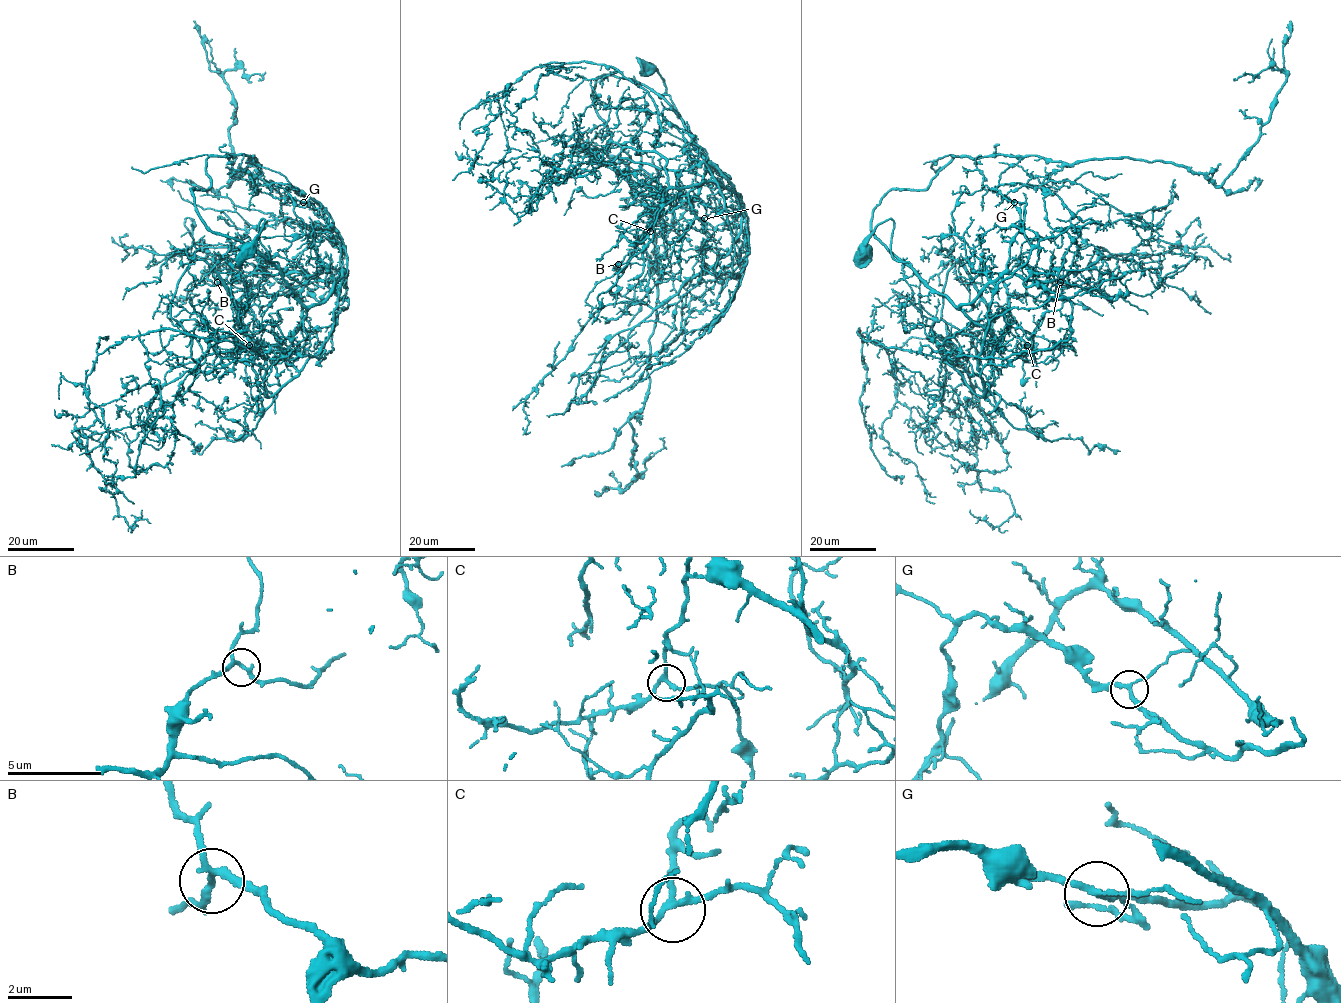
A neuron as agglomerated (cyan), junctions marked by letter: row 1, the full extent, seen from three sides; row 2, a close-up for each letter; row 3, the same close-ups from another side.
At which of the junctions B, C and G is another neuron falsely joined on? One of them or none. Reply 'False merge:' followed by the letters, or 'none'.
False merge: G

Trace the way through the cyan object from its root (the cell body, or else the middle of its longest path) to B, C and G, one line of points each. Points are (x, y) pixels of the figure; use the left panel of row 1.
B: (248, 249), (263, 219), (259, 242), (306, 307), (299, 328), (280, 340), (251, 297), (233, 301), (217, 282)
C: (248, 249), (263, 219), (259, 242), (306, 307), (295, 332), (280, 340), (253, 327), (249, 345)
G: (248, 249), (263, 219), (273, 264), (303, 304), (320, 304), (340, 274), (340, 247), (330, 215), (302, 201)

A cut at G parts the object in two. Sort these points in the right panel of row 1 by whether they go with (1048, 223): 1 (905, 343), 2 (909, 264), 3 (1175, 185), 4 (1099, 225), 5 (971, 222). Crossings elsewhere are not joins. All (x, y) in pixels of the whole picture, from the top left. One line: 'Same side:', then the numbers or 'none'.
Same side: 1, 3, 4, 5

